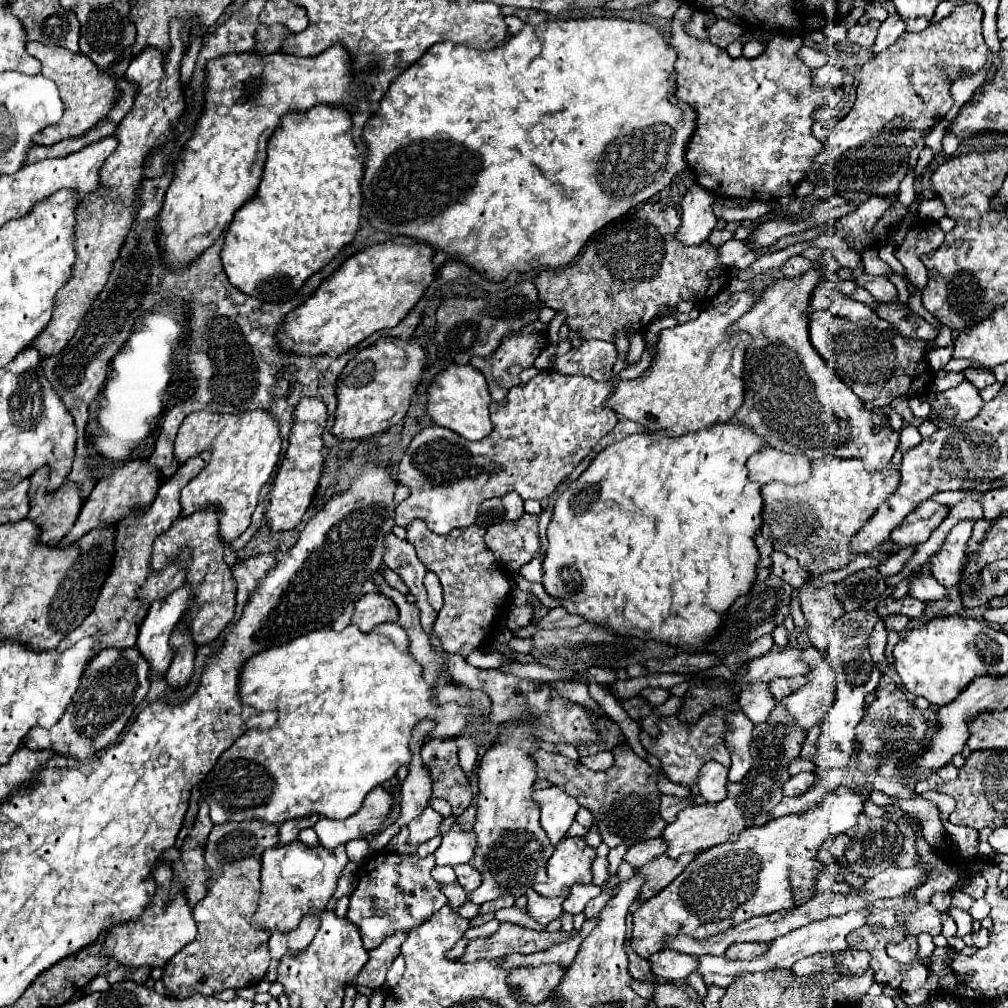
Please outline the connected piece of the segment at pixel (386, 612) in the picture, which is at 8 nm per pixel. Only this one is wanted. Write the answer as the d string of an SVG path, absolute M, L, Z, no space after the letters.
M367 593L357 601L351 621L361 631L371 631L375 625L395 623L397 615L397 607L389 597L381 593Z

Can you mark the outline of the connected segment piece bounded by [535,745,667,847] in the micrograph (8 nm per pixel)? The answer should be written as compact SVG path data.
M617 745L613 749L613 757L615 763L611 769L591 771L579 761L539 749L535 751L537 777L547 779L549 783L565 789L567 793L571 793L571 797L579 801L579 805L587 807L593 813L593 819L603 835L603 841L609 847L617 847L621 843L635 845L639 841L659 837L667 823L657 815L661 797L655 783L657 771L649 767L649 763L641 759L629 745Z

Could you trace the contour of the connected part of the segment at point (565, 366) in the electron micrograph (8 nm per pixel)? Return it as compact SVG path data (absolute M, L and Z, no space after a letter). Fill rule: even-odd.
M583 341L569 353L553 361L553 369L563 375L585 375L595 381L611 381L613 365L617 361L617 347L611 341Z

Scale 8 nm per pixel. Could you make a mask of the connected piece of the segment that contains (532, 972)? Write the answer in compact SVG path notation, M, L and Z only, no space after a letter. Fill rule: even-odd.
M557 963L539 965L539 967L517 967L509 969L507 983L511 987L511 993L519 1001L539 1005L551 997L563 973L565 973L563 967Z

